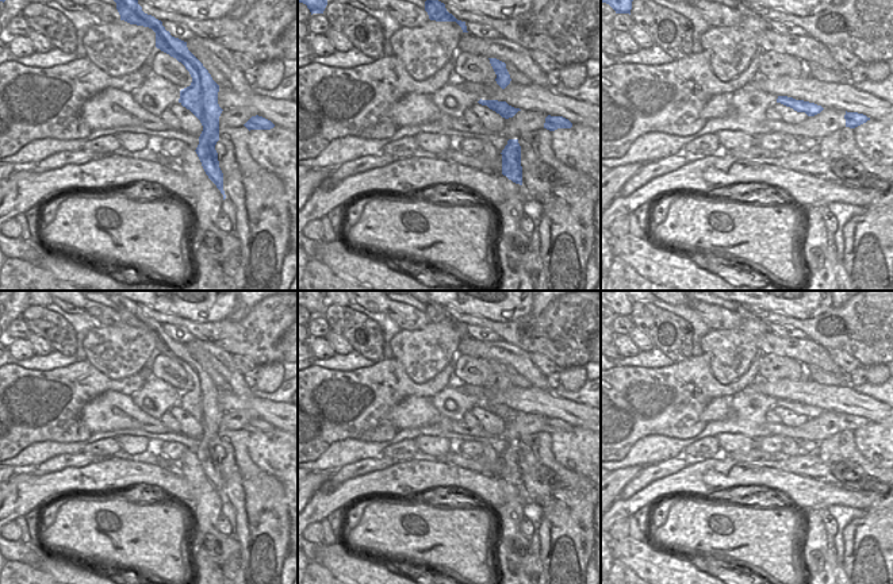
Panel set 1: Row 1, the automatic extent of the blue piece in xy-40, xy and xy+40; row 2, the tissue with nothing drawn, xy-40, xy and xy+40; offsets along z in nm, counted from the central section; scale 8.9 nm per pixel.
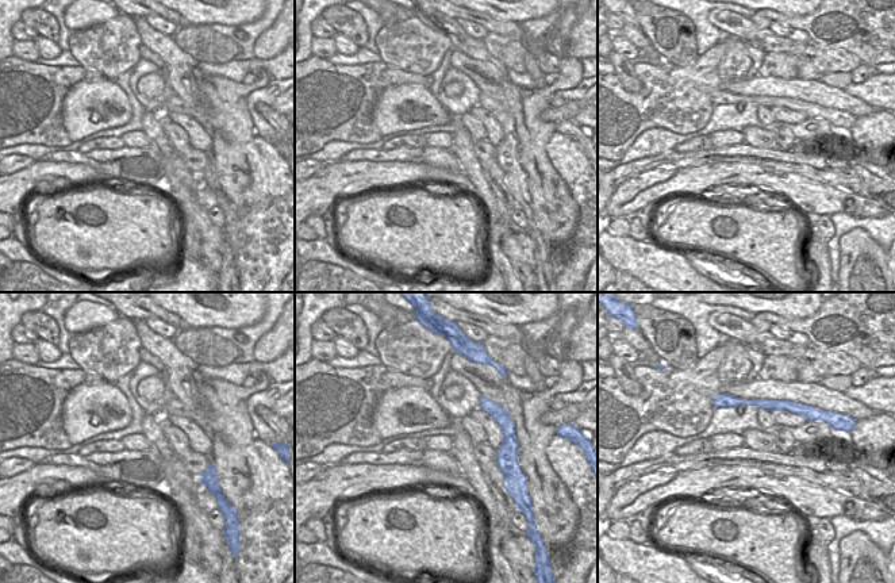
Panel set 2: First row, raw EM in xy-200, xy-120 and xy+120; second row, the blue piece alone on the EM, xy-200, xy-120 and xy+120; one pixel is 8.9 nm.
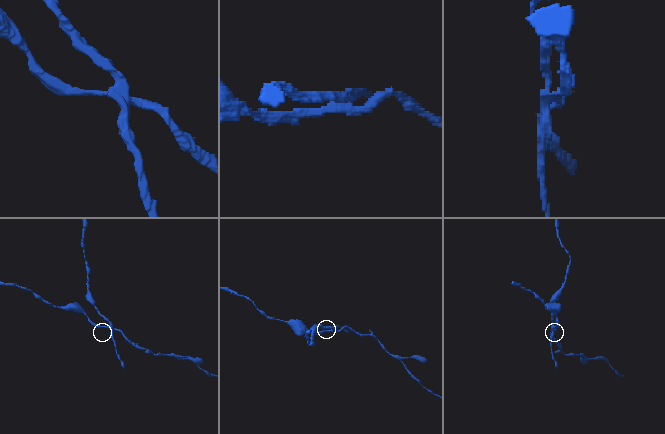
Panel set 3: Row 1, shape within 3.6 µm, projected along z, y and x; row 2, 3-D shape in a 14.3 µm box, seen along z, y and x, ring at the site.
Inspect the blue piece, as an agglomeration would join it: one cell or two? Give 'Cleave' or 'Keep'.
Cleave

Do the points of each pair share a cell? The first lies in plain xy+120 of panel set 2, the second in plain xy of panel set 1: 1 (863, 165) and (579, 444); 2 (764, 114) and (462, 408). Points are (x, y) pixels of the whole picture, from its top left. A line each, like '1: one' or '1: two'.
1: two
2: two

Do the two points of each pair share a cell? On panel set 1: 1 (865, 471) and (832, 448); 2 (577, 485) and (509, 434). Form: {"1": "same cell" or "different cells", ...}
{"1": "same cell", "2": "different cells"}

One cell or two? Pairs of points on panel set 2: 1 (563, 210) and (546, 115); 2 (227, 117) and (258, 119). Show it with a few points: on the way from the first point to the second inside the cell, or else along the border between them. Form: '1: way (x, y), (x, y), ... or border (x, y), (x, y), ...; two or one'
1: border (549, 104), (540, 117), (546, 122), (554, 123); two
2: border (261, 88), (248, 96), (248, 110), (256, 134); two

